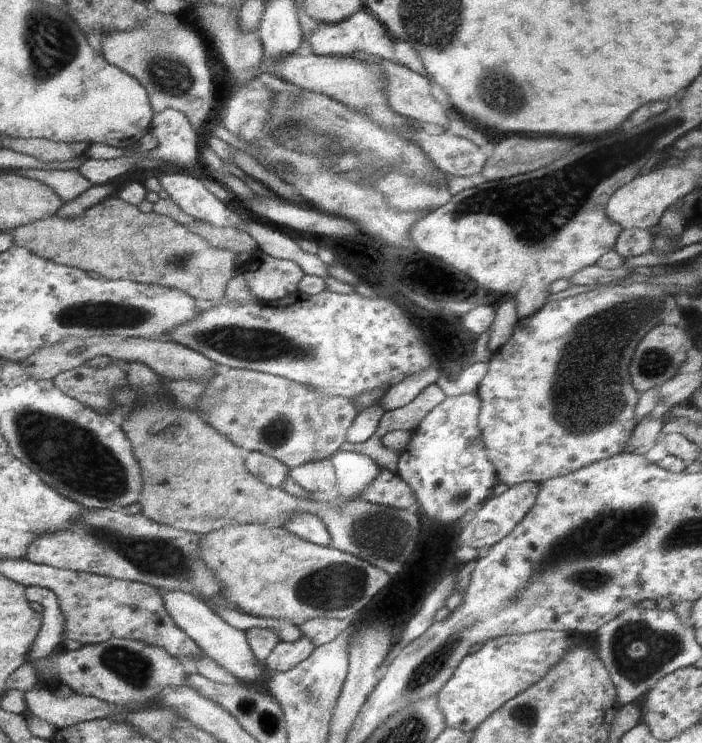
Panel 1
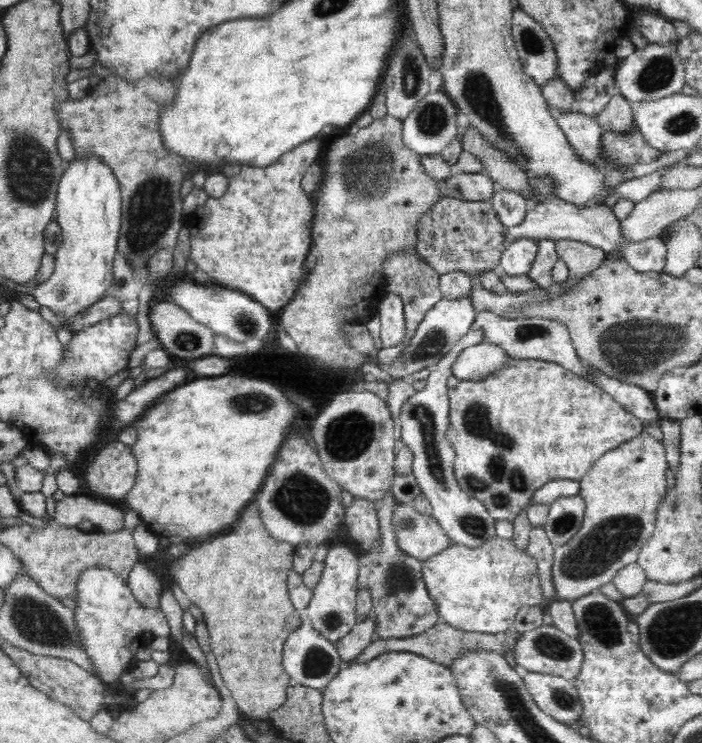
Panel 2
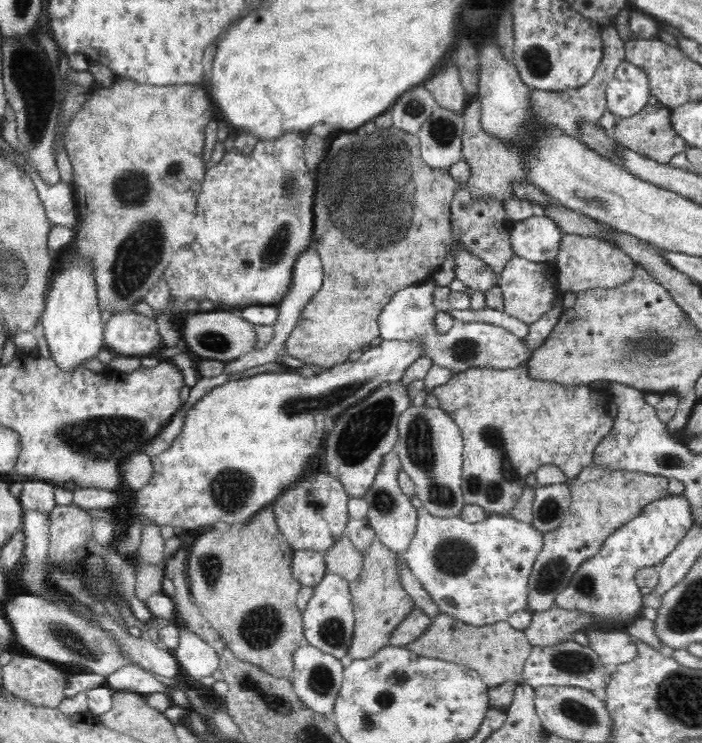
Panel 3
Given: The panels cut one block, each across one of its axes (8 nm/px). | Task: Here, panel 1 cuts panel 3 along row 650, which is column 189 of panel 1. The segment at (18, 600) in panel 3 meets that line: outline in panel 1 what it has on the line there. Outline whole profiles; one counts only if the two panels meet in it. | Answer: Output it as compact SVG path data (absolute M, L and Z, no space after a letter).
M155 11L144 25L125 33L106 33L102 39L102 56L111 65L133 76L146 89L151 109L155 115L164 109L176 109L183 112L192 128L198 132L202 126L207 128L210 112L214 108L214 87L210 79L210 70L206 63L206 50L202 44L204 33L196 26L188 24L180 17L165 15Z

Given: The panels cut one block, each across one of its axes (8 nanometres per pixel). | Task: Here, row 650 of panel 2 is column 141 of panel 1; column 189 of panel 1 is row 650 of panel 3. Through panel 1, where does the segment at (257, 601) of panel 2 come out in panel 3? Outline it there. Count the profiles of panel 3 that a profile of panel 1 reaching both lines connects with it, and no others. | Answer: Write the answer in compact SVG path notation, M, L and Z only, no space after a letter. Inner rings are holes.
M271 505L260 509L240 530L234 529L225 533L214 529L194 541L187 562L191 595L238 660L259 666L276 678L289 679L294 651L304 640L296 604L303 586L291 570L295 550L279 531ZM244 590L248 590L248 598L244 598Z

